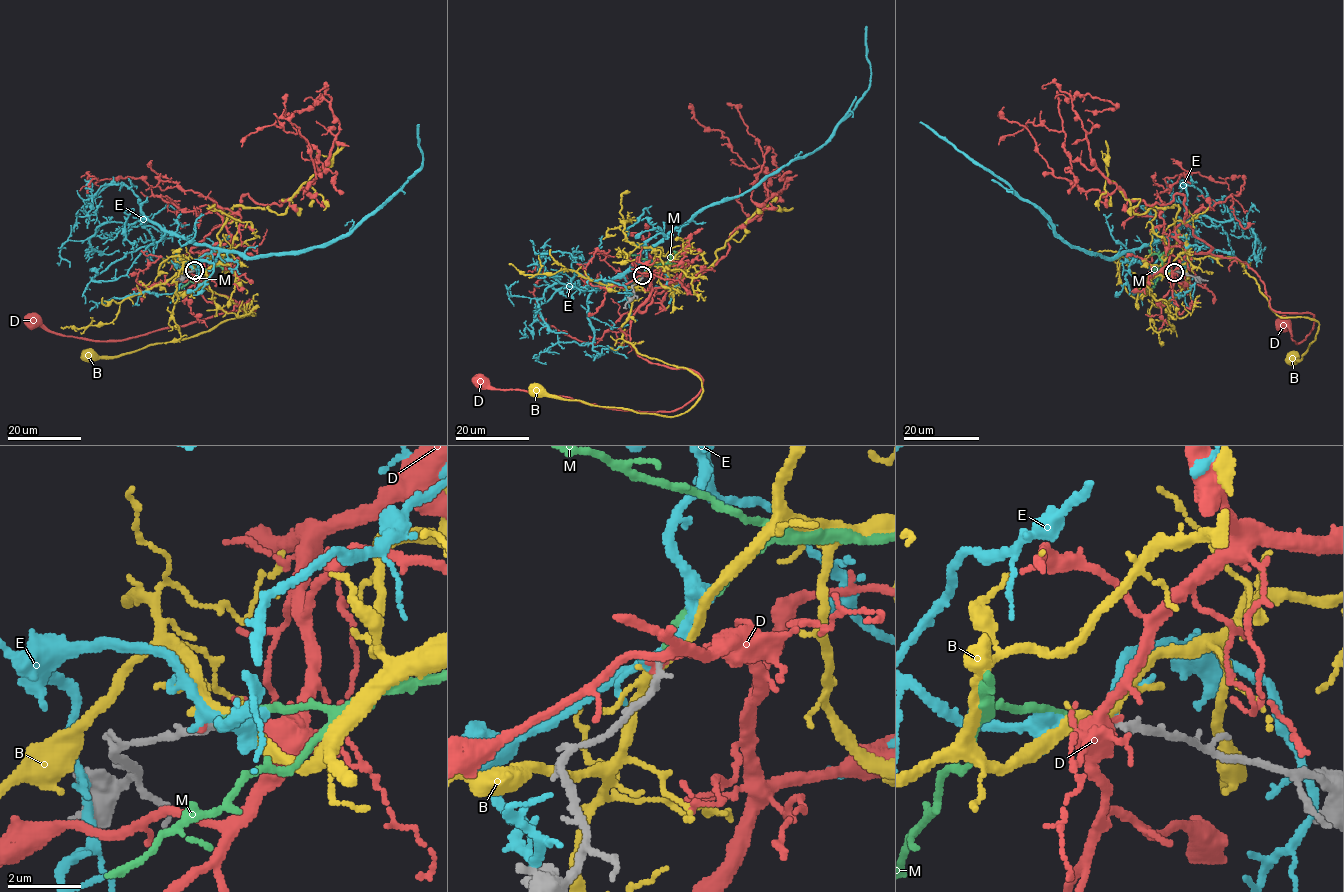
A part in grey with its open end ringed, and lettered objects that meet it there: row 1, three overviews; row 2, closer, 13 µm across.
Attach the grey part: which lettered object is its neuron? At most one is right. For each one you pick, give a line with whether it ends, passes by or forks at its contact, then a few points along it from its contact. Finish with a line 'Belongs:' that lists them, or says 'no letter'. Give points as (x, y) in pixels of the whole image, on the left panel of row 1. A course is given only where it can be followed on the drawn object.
M: It ends there. Its course: (194, 271), (217, 266), (225, 254), (234, 249)
Belongs: M

